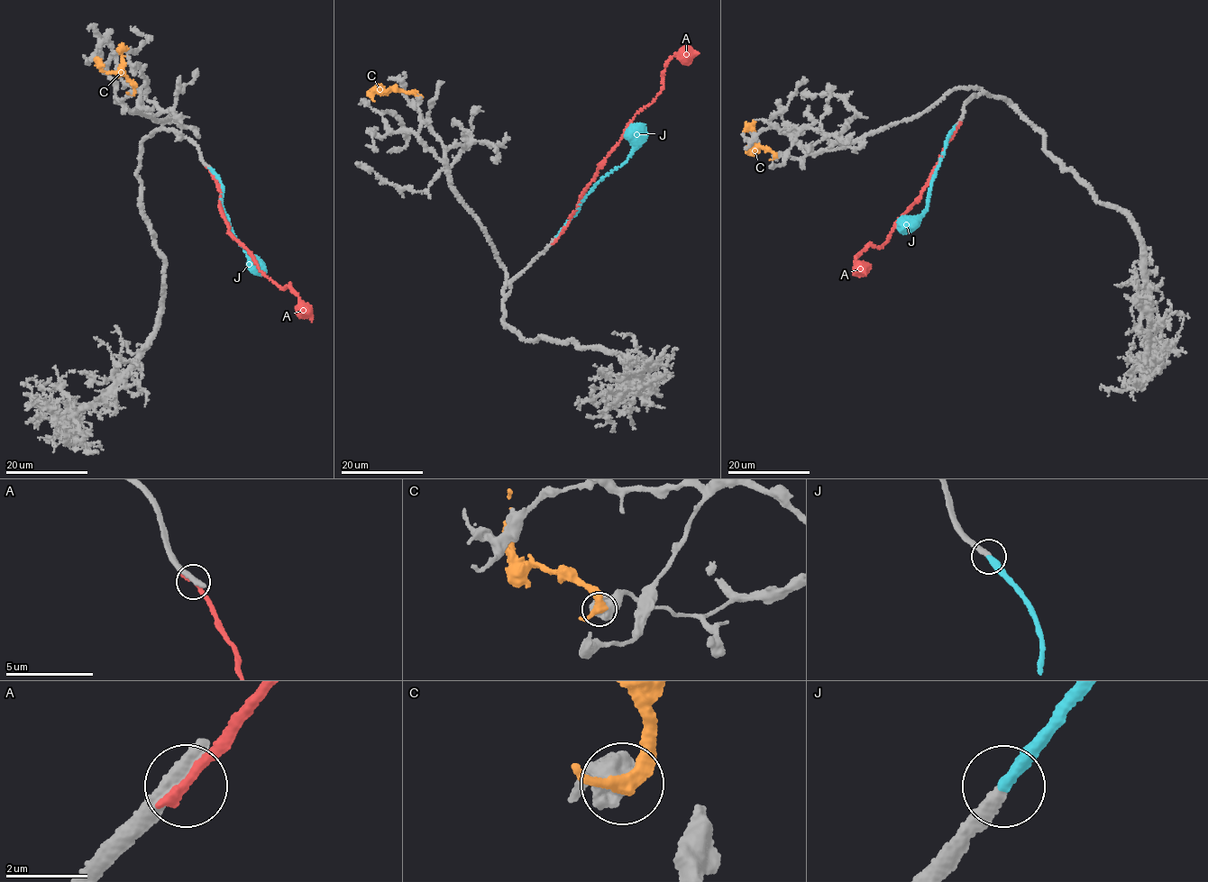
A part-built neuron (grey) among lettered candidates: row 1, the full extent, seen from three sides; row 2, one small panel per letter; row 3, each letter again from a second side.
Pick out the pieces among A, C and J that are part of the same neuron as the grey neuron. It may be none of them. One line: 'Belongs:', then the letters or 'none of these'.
Belongs: none of these

